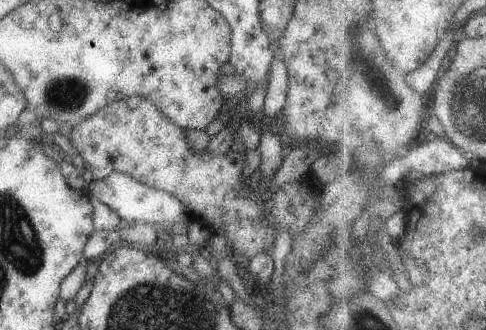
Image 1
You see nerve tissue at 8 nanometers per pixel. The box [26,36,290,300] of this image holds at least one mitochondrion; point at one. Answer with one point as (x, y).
(67, 95)

